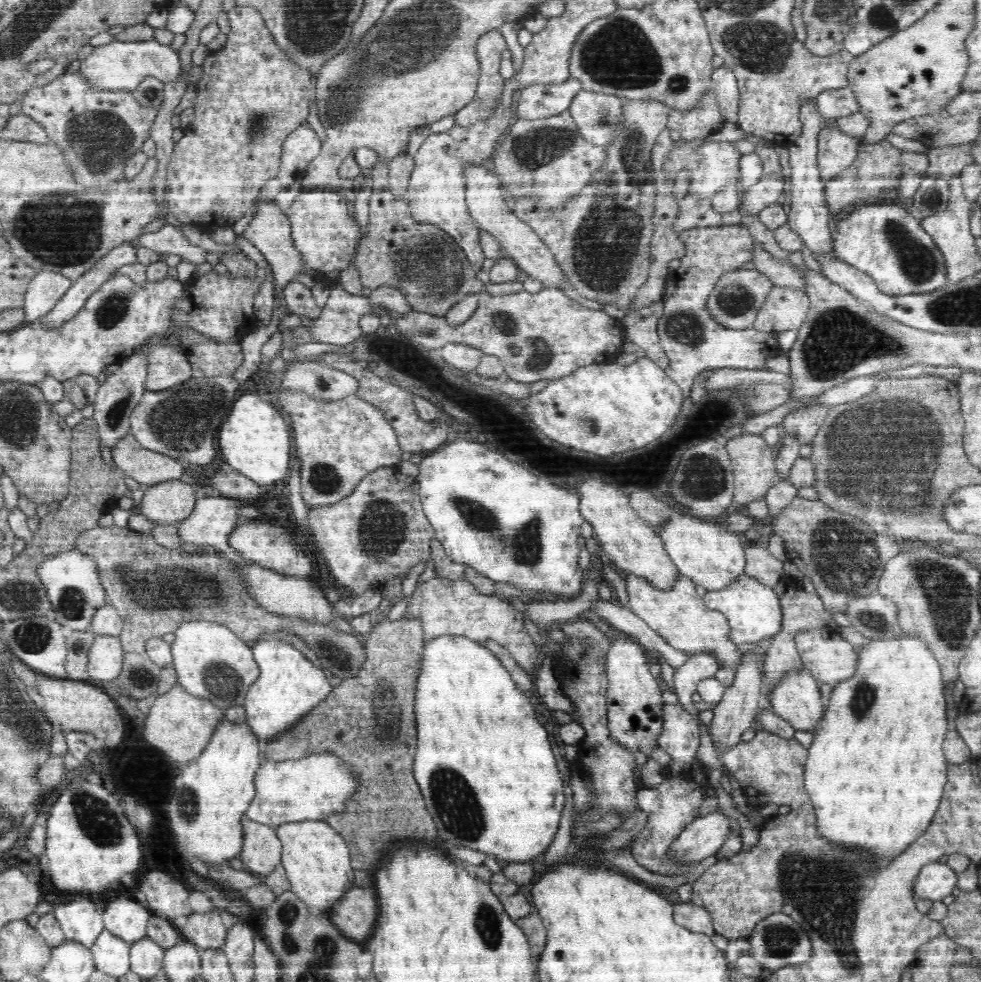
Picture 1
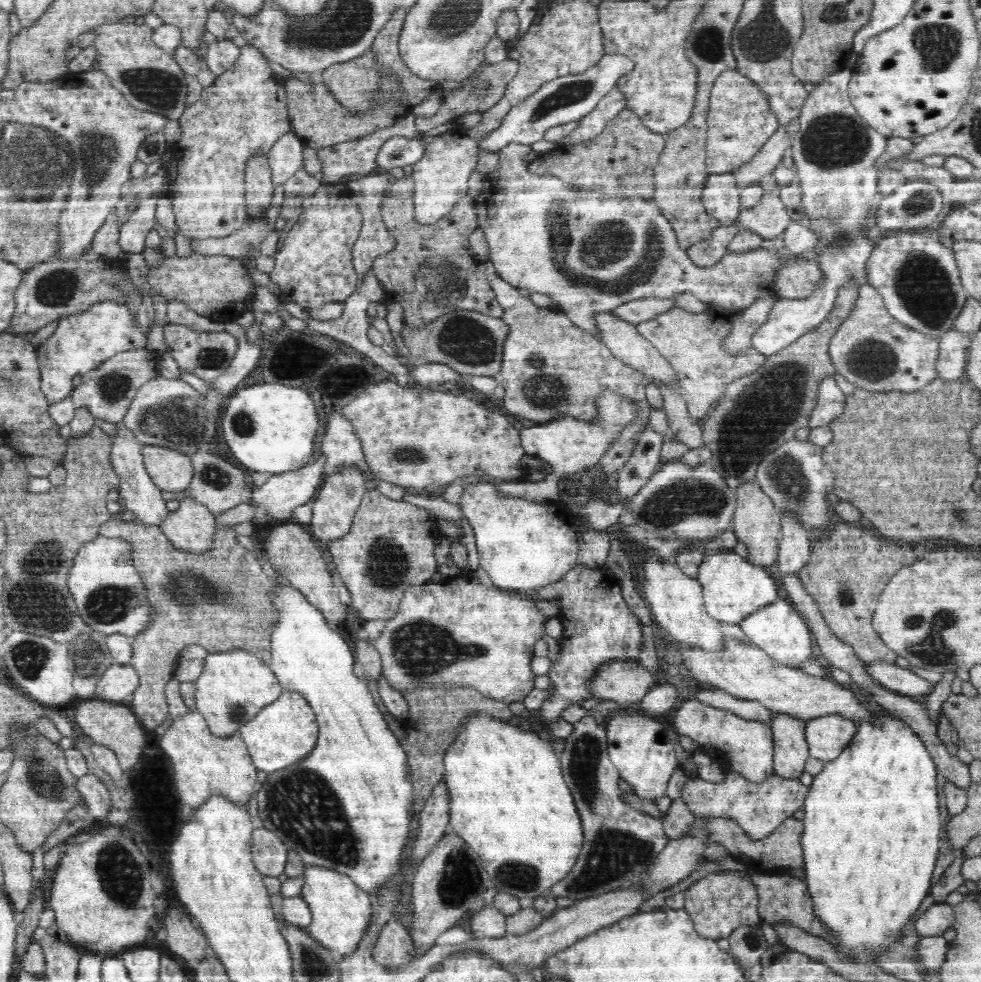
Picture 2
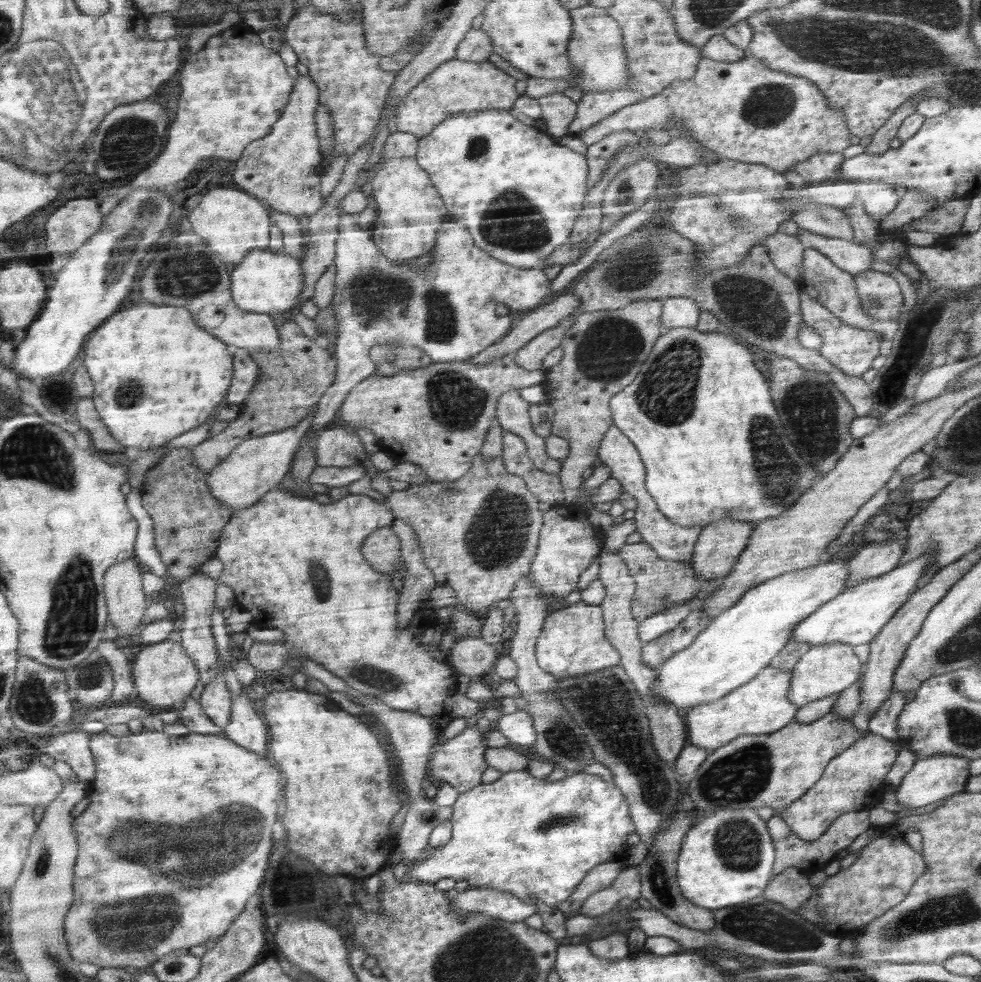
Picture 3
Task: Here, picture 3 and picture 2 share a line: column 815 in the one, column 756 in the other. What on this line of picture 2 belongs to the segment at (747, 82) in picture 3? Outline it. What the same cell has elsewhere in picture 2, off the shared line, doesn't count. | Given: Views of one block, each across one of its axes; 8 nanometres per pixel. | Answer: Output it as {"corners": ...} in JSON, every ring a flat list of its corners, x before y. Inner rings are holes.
{"corners":[[736,69,725,70,713,82,707,114,706,169,709,175,732,173,750,163,776,133,776,115,770,111,768,95,752,79]]}

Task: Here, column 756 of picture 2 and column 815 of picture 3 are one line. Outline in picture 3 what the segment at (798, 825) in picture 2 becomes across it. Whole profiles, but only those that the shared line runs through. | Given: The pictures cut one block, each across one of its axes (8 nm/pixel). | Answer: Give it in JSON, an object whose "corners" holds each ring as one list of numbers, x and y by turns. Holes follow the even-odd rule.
{"corners":[[868,811,847,812,836,818,820,838,809,841,802,840,790,830,786,821,782,820,778,814,774,814,766,823,777,850,774,874,780,874,786,868,799,868,806,876,823,870,828,861,832,861,841,850,845,850,862,832,866,832,870,825]]}

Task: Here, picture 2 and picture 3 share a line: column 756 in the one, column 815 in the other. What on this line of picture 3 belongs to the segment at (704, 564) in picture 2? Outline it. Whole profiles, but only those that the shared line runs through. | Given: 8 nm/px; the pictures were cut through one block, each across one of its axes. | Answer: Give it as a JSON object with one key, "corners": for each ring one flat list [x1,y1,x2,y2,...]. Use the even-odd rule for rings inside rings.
{"corners":[[829,558,810,568,783,574,751,588,734,606,712,619,688,648,676,652,662,664,660,669,657,669,658,680,652,686,652,693,678,709,694,708,699,704,708,704,727,697,732,690,739,689,757,677,792,636,795,636,796,628,804,620,811,617,828,601,842,594,846,590,848,577,850,577,850,559,831,561]]}

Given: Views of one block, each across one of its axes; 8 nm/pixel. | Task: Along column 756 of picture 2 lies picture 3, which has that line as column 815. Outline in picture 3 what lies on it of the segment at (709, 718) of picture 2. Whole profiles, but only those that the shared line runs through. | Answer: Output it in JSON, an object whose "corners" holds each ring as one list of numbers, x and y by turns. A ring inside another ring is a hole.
{"corners":[[830,712,810,723,793,720,775,733,739,736,727,745,712,751,699,769,687,778,686,785,692,804,696,812,700,814,712,814,712,812,728,807,758,809,760,806,770,806,775,812,782,810,794,801,798,801,808,789,816,784,832,758,843,753,868,733,870,732,858,731,852,719,839,718,838,714]]}

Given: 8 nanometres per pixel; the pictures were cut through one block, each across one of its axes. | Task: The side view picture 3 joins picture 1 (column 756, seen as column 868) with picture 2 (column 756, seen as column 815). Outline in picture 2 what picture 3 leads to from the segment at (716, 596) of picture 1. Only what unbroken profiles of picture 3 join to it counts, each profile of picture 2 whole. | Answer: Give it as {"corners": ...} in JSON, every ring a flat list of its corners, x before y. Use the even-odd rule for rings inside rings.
{"corners":[[779,599,768,604,768,606,764,606,764,608,743,620,739,626,750,638,750,642,756,644,756,647,759,647,764,653,784,666,800,669,801,664,813,658,814,637,802,615,786,599]]}

